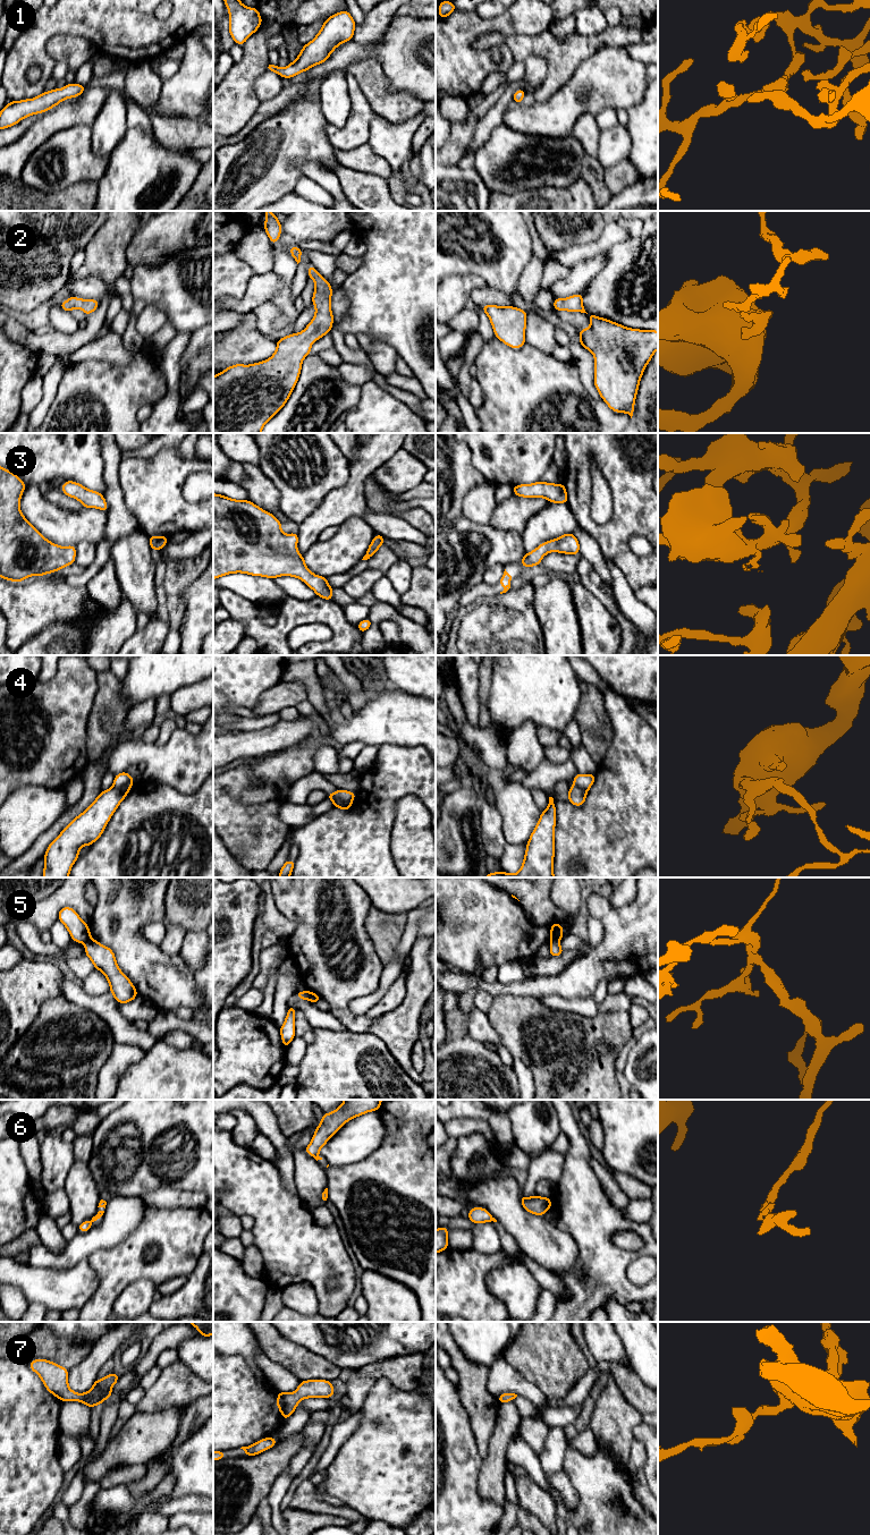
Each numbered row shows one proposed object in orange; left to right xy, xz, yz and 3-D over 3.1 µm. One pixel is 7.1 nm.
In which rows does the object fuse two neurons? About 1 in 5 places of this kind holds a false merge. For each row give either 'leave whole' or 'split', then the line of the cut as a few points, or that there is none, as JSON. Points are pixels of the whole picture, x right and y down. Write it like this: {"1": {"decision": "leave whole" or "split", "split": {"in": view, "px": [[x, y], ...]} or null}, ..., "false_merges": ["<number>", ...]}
{"1": {"decision": "leave whole", "split": null}, "2": {"decision": "leave whole", "split": null}, "3": {"decision": "leave whole", "split": null}, "4": {"decision": "split", "split": {"in": "xy", "px": [[113, 785], [117, 787], [131, 786]]}}, "5": {"decision": "split", "split": {"in": "yz", "px": [[558, 939], [550, 941]]}}, "6": {"decision": "leave whole", "split": null}, "7": {"decision": "leave whole", "split": null}, "false_merges": ["4", "5"]}

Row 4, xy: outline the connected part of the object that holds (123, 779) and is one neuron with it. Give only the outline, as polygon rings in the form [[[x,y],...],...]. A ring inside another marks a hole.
[[[126,771],[115,775],[113,786],[117,788],[123,788],[126,786],[133,786],[134,778],[130,777]]]

